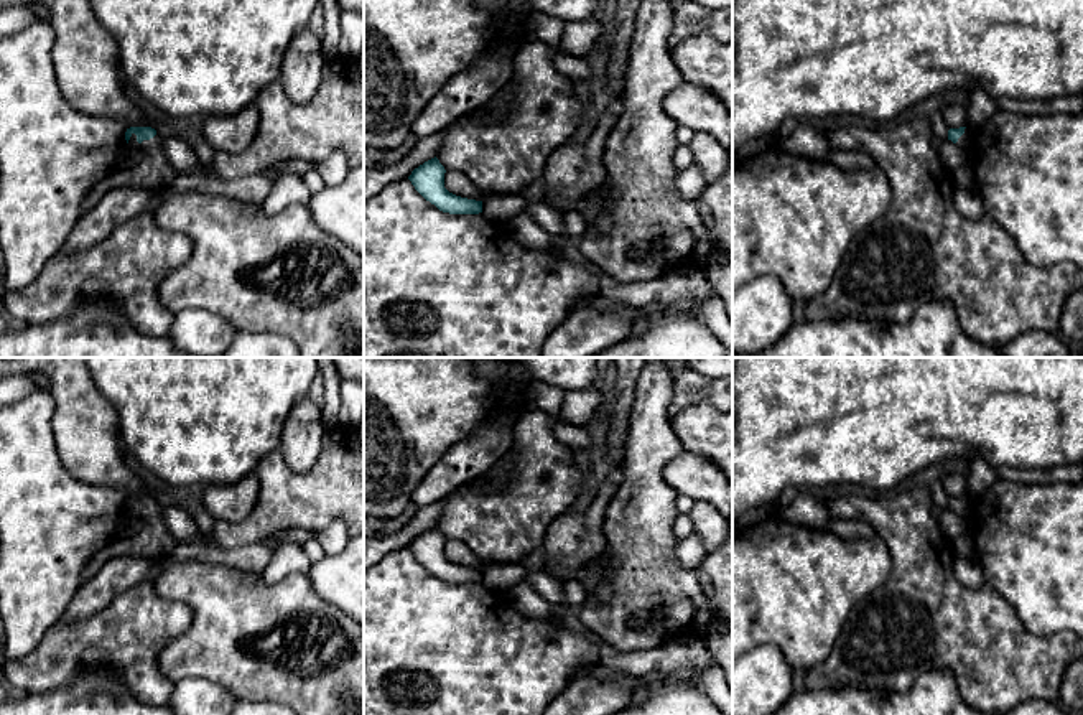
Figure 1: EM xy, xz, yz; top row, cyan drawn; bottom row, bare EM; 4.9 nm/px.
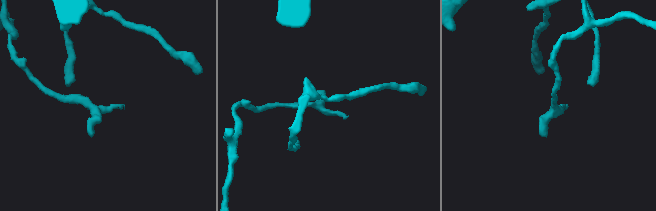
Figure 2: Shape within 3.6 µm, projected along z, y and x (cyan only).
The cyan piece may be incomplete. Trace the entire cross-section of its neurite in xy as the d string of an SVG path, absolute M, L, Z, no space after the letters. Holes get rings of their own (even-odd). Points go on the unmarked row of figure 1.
M130 496L125 501L125 509L143 522L142 530L132 537L117 537L100 549L84 567L82 583L89 582L114 557L161 558L170 557L178 545L163 521L161 506L155 498Z

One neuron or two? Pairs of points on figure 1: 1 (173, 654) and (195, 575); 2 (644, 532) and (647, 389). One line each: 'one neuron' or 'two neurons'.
1: one neuron
2: one neuron

